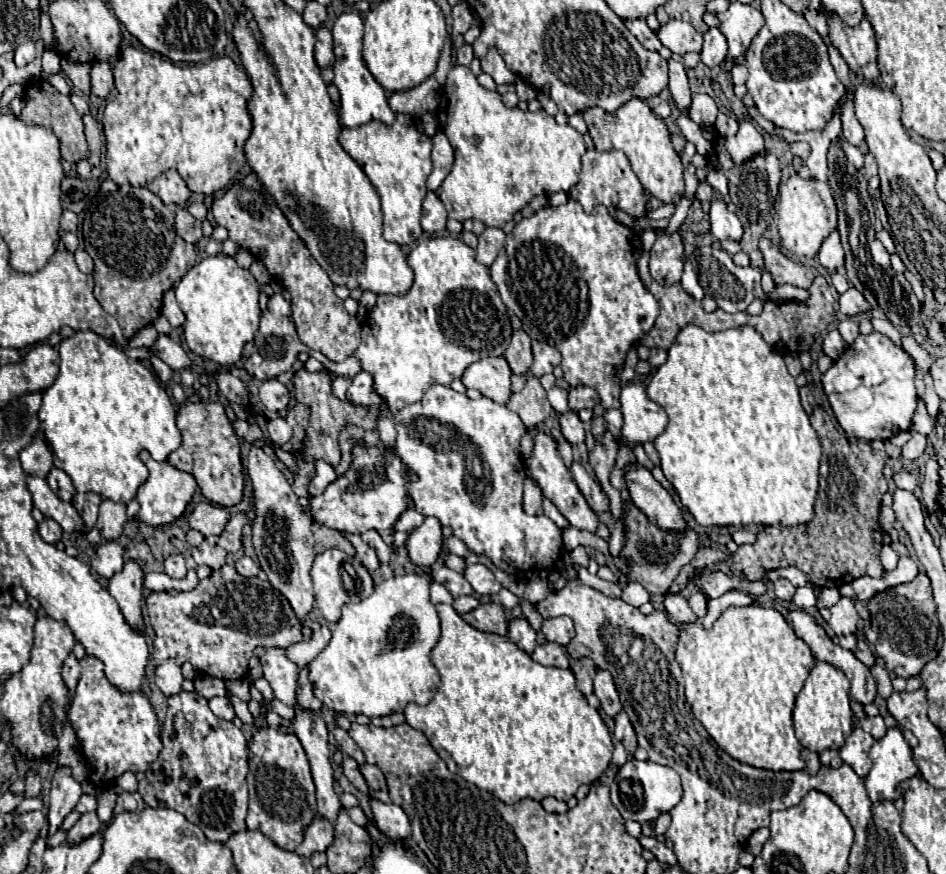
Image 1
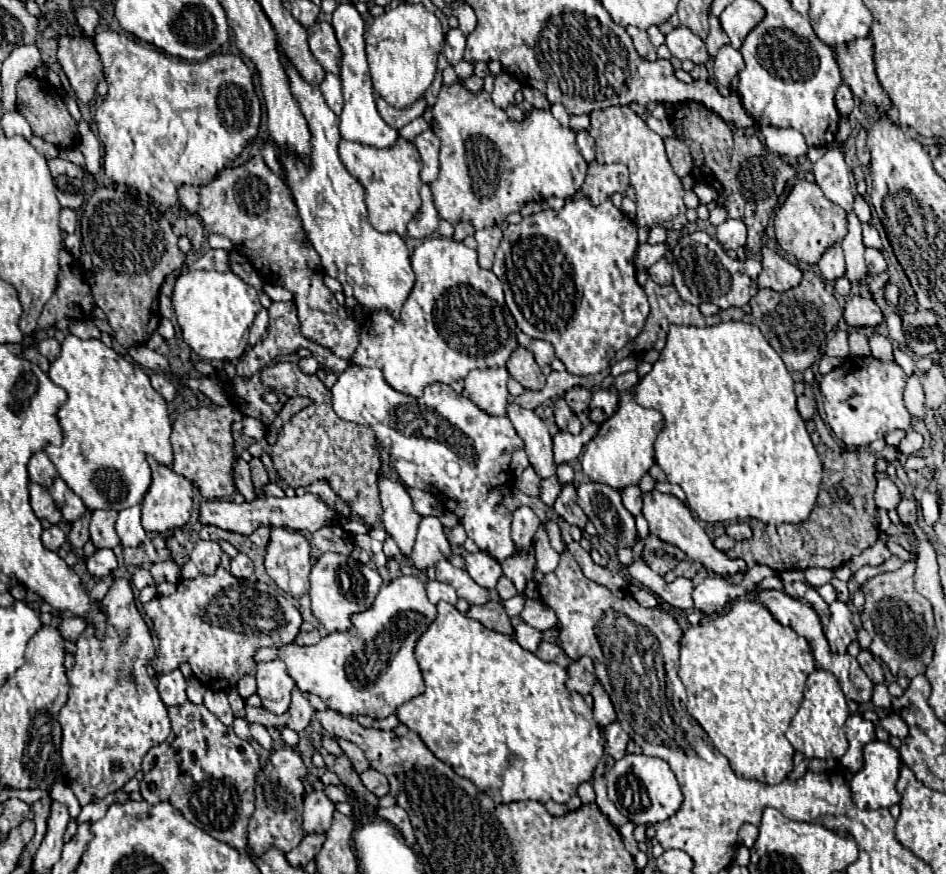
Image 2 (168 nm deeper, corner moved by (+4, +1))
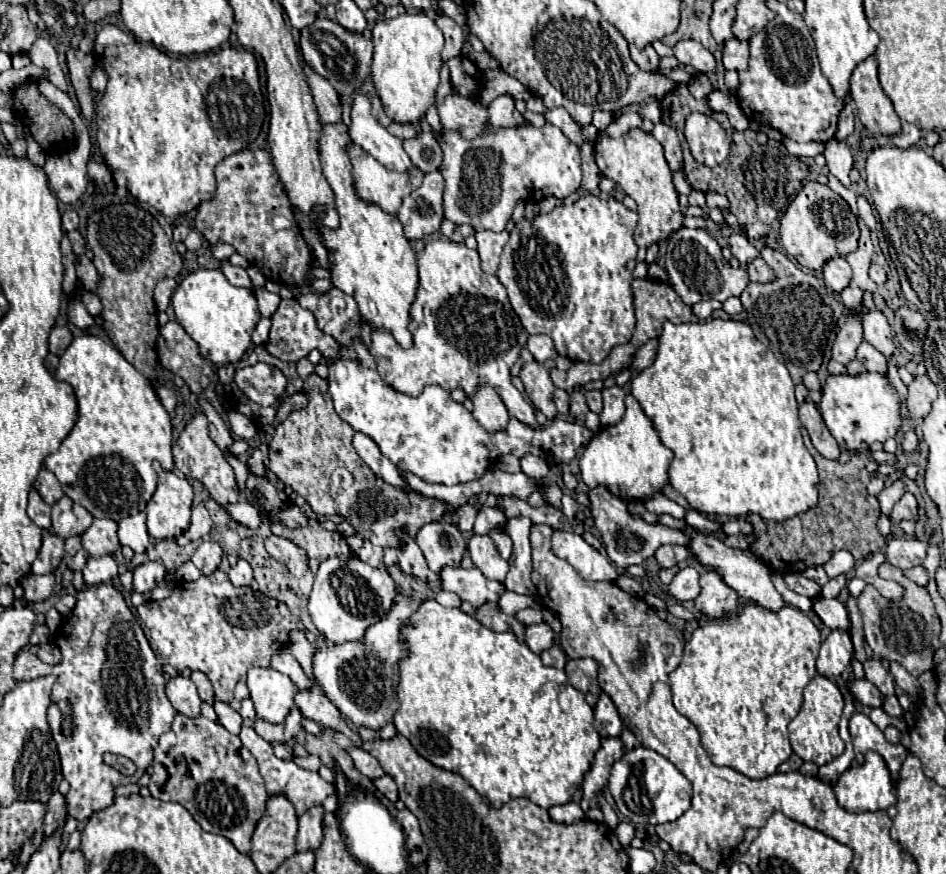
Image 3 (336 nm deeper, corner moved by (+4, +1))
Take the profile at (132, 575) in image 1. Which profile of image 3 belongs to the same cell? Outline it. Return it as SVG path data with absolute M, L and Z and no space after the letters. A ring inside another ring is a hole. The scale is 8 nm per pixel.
M94 585L76 593L76 607L60 625L54 643L62 653L58 665L42 663L32 651L22 651L14 663L14 681L32 681L36 677L56 677L52 687L52 705L48 709L48 725L58 747L62 775L70 783L66 795L68 815L86 823L86 819L114 803L114 789L138 781L152 765L152 751L160 735L168 733L176 717L176 709L164 693L164 675L158 671L158 659L144 637L142 627L130 613L122 593L114 585ZM58 701L72 701L74 733L66 737L60 731L62 715ZM110 751L126 755L136 763L136 773L126 777L106 767L102 755Z

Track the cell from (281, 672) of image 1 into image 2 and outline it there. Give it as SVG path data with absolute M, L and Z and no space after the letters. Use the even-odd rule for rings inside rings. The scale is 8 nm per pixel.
M280 659L258 663L256 681L264 709L280 715L290 707L290 691L296 683L286 673L286 665Z

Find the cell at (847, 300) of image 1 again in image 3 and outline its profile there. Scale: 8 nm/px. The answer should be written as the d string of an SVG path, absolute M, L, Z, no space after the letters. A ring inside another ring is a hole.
M866 309L862 315L862 327L864 327L864 341L874 345L882 355L892 357L896 351L892 329L886 321L886 317L878 309Z

